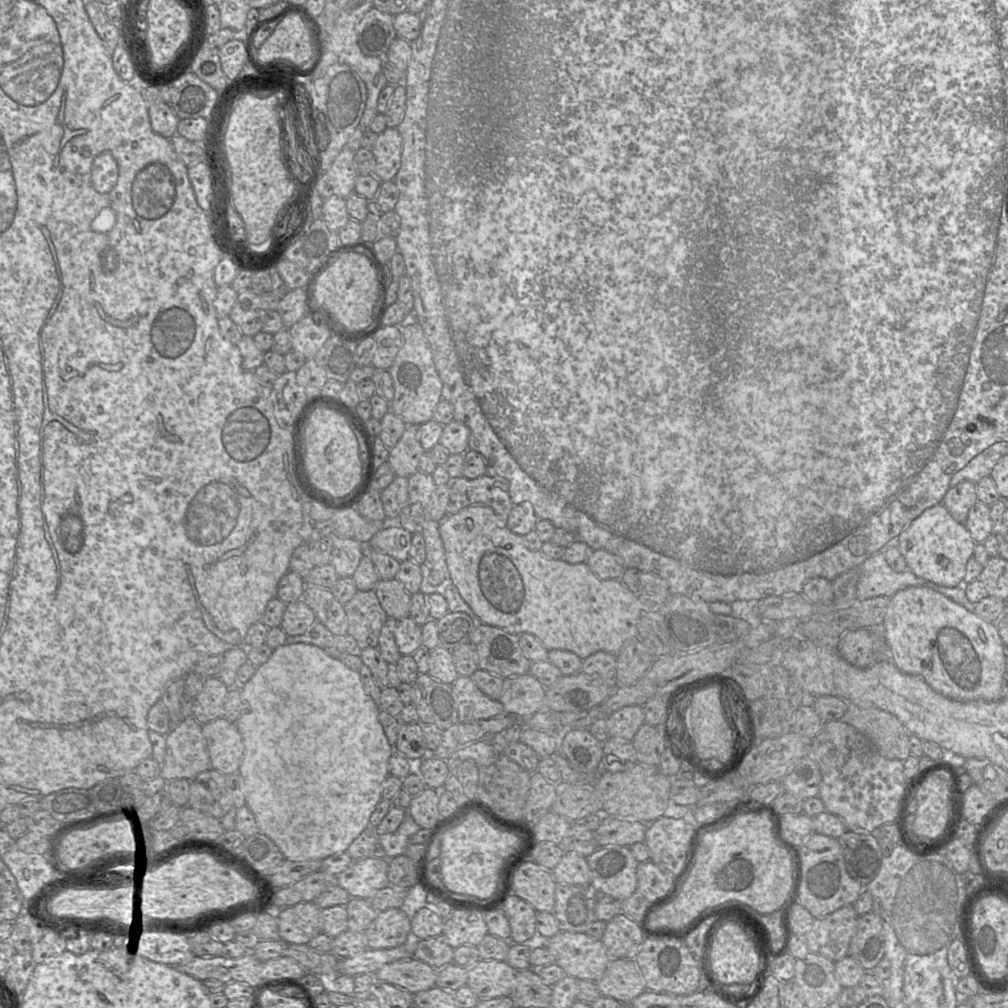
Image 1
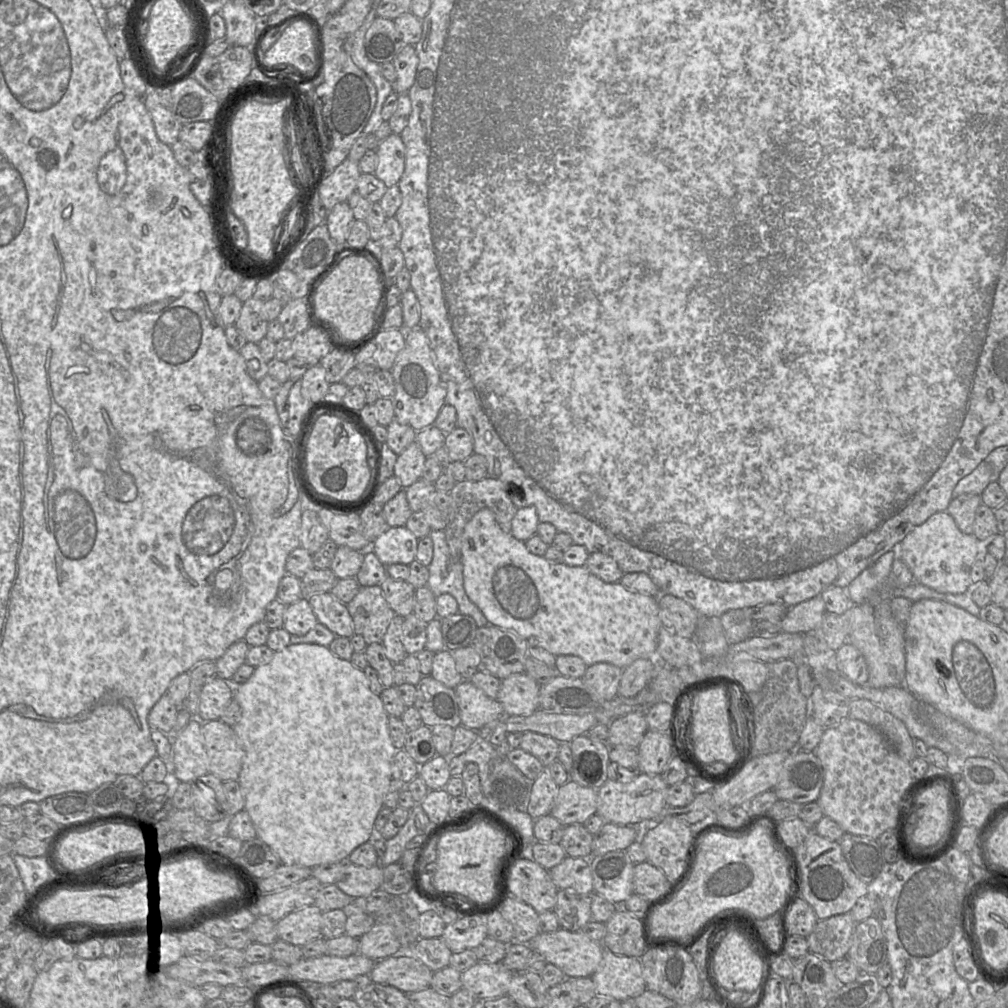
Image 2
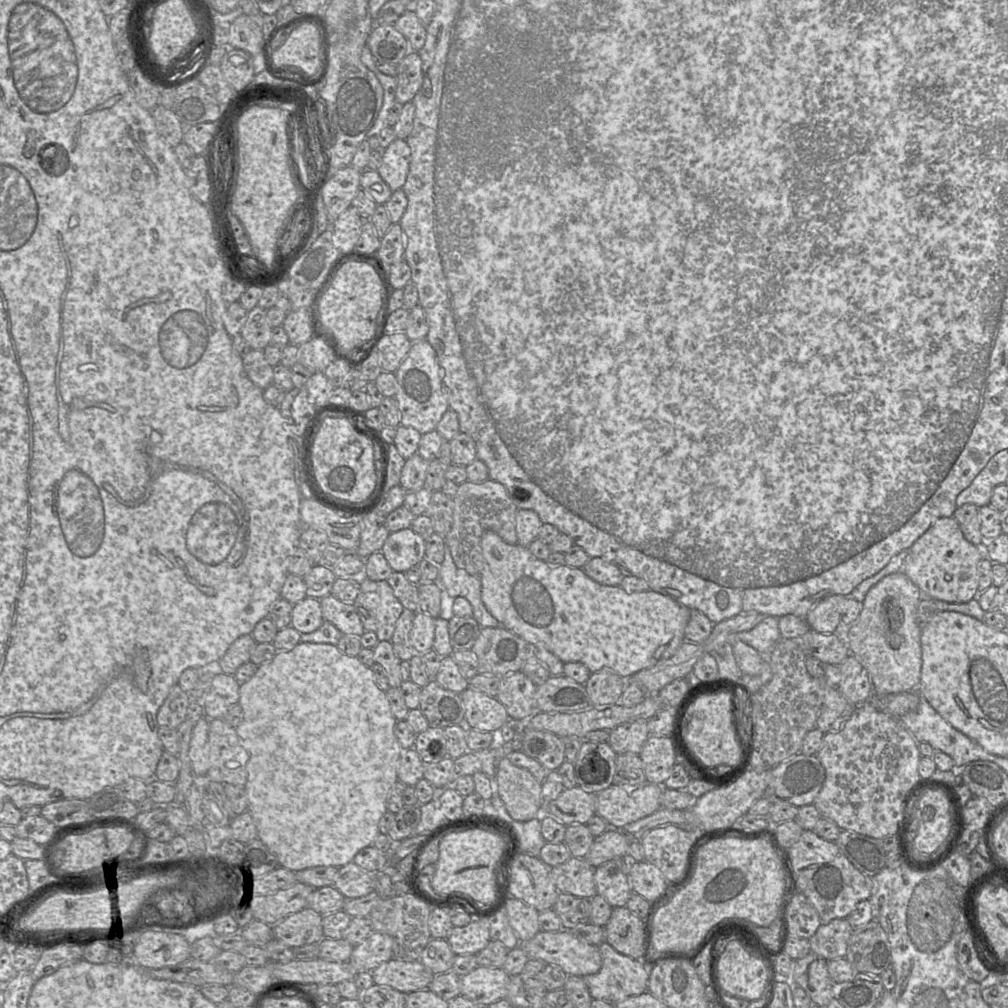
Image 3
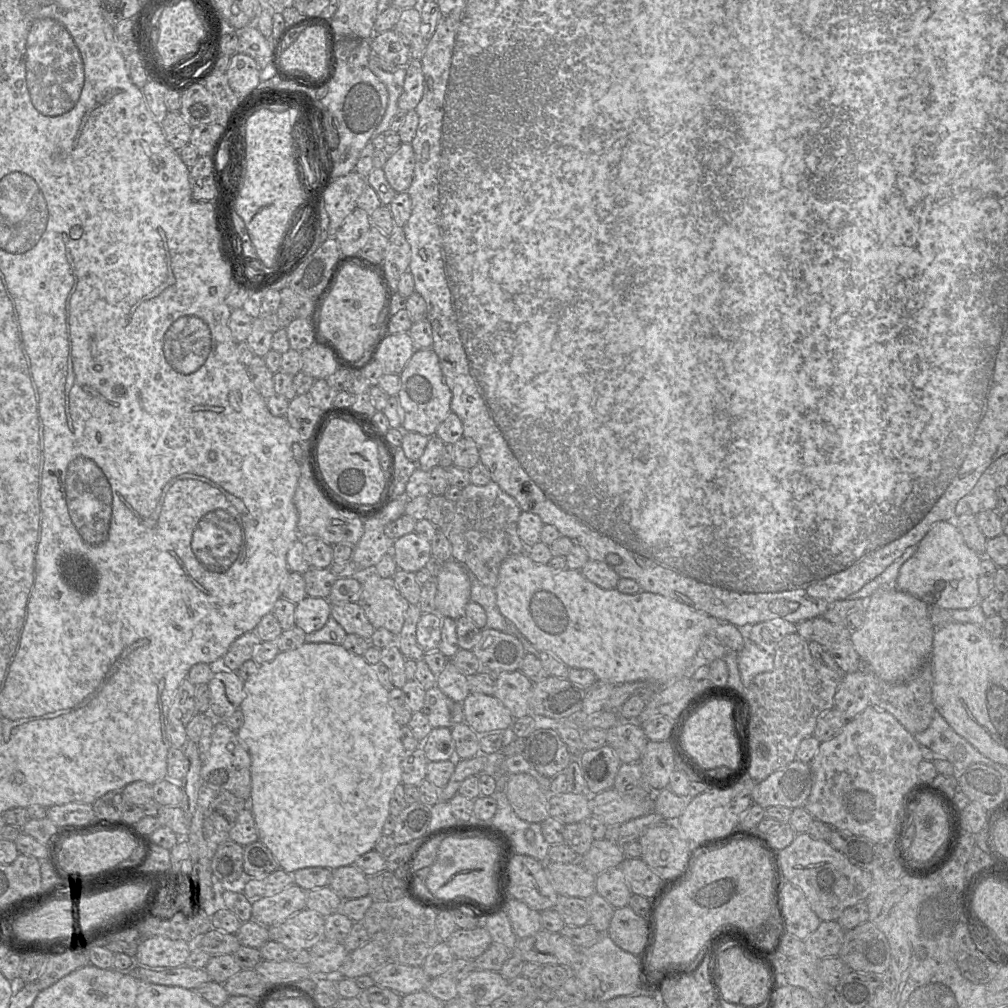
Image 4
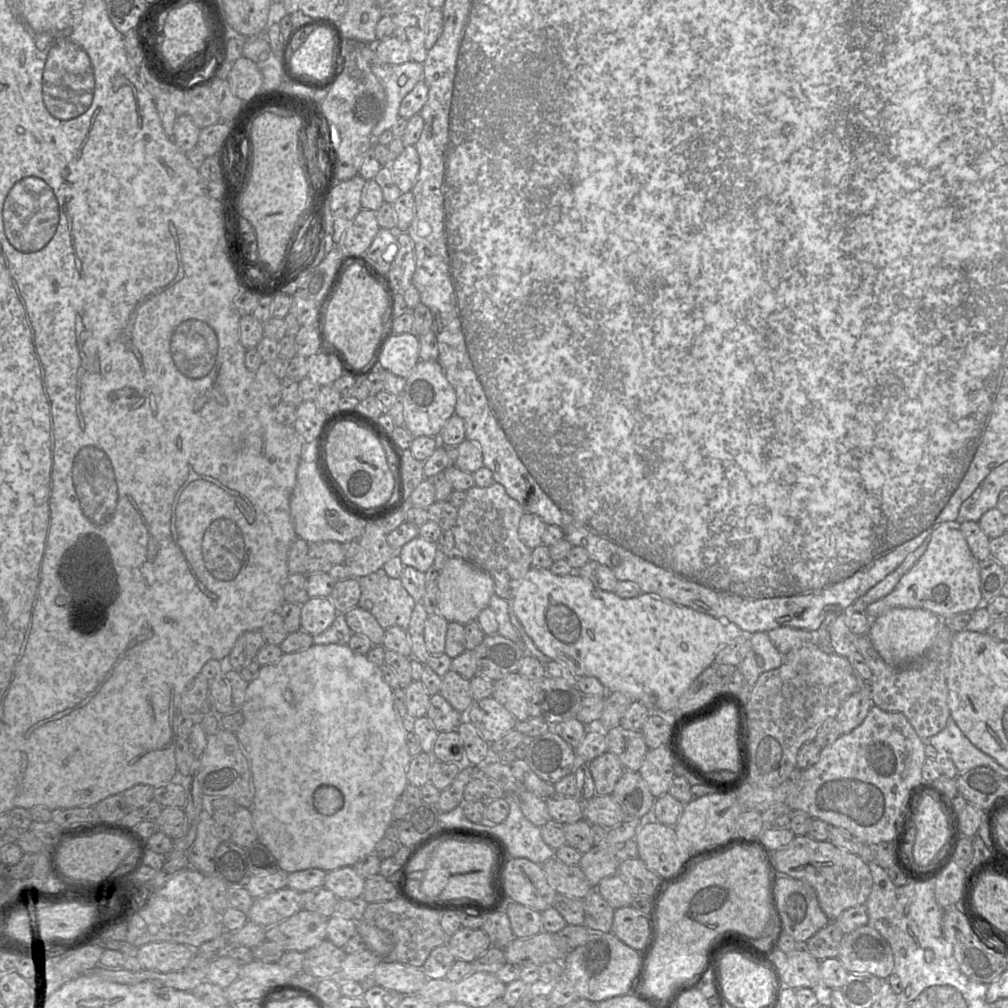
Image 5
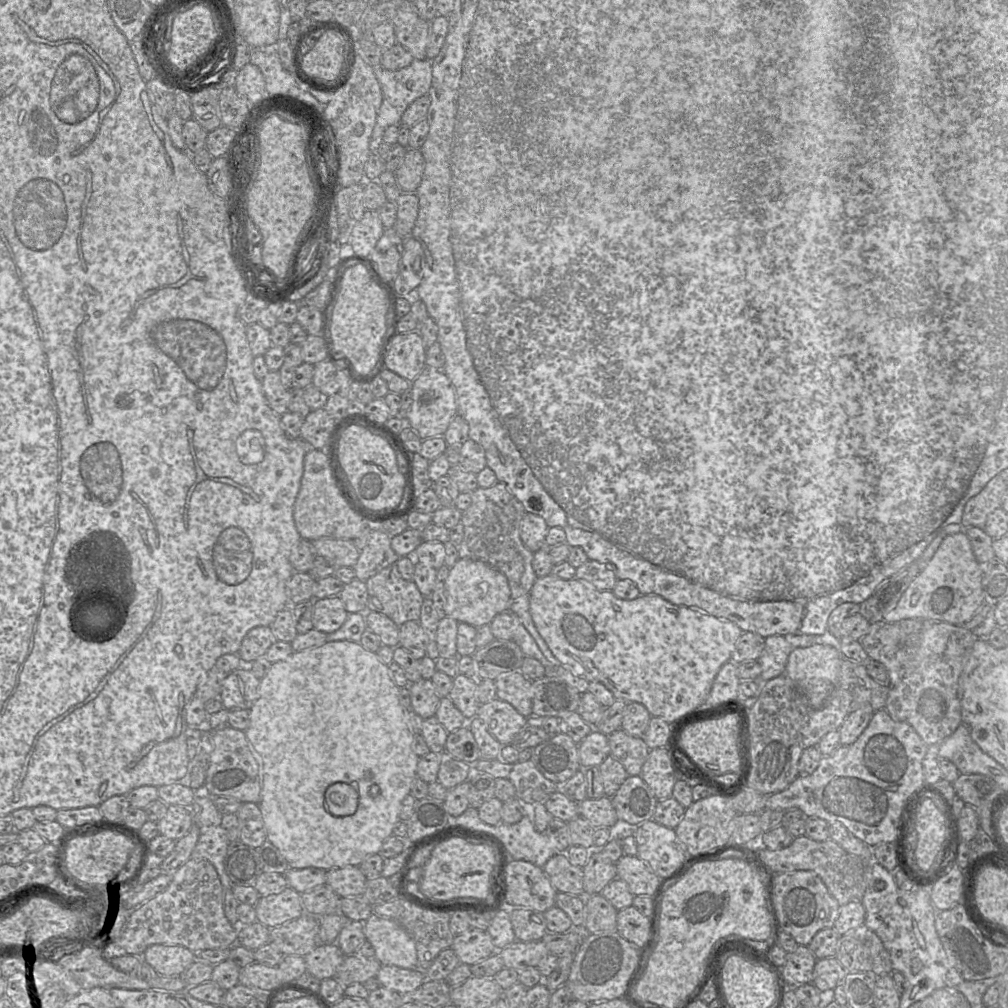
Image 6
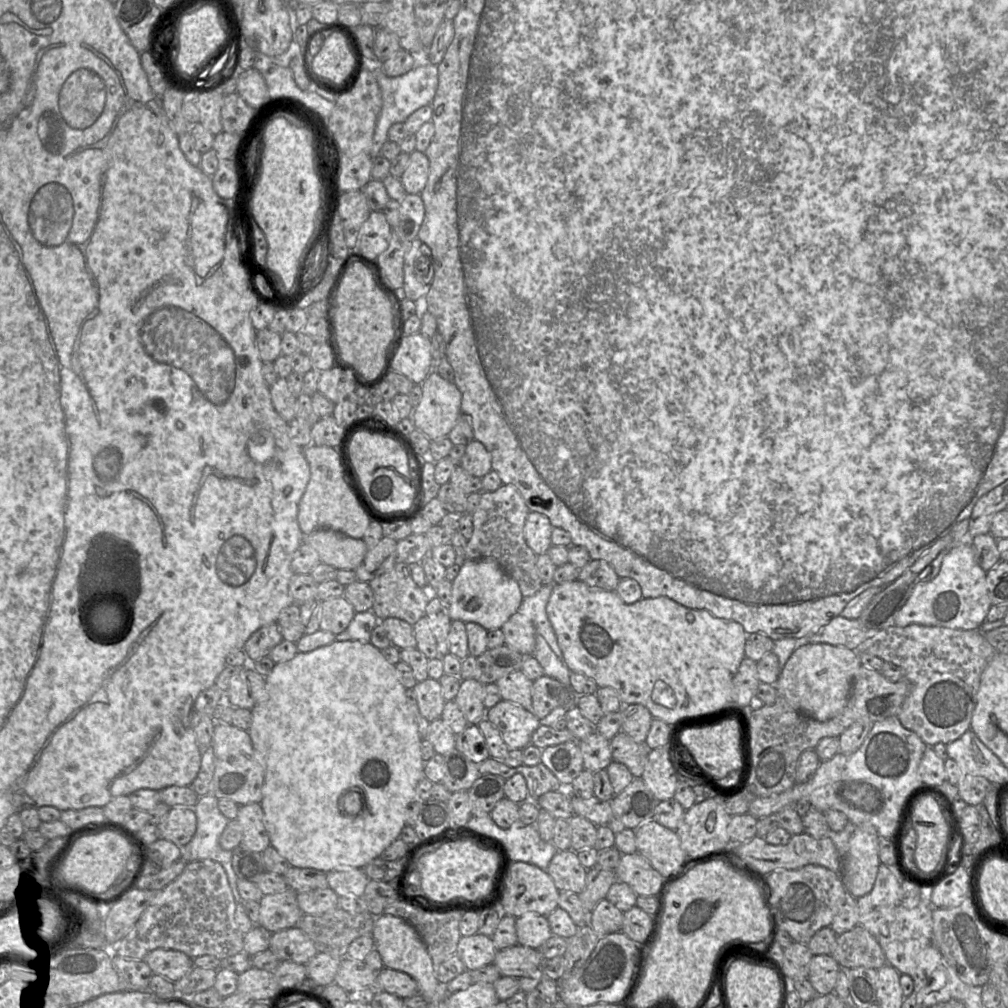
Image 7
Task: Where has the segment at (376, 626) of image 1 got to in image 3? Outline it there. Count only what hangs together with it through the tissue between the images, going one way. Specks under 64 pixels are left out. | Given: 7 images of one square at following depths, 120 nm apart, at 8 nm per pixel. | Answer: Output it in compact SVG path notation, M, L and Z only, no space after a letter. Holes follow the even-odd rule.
M361 575L360 592L353 604L365 631L374 632L379 641L391 641L404 607L387 580L373 581Z

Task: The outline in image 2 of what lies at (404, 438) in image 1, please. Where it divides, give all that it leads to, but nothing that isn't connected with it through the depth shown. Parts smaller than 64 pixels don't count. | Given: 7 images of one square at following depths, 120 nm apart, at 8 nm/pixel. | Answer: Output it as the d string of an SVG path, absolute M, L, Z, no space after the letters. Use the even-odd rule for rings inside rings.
M416 441L397 456L394 475L405 489L422 478L427 456Z

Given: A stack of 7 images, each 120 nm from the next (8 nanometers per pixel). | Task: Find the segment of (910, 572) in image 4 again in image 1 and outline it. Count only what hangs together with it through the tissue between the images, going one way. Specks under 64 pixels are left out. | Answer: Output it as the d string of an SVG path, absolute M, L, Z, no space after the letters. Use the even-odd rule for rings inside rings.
M942 503L926 509L897 538L897 547L908 568L918 577L945 587L964 584L966 565L975 545L965 524L957 522Z

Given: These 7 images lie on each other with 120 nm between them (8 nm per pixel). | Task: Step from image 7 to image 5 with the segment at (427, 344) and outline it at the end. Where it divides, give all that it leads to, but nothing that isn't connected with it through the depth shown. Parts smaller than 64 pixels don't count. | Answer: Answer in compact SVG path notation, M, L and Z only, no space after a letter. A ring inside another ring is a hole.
M414 332L399 333L385 345L380 358L380 367L407 378L419 361L419 336Z

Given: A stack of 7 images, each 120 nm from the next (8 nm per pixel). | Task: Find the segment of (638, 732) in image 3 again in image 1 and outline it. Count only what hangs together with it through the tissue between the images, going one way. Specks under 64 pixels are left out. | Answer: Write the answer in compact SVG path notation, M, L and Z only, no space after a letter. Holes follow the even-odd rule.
M639 705L625 706L607 717L610 738L632 741L645 722L644 707Z

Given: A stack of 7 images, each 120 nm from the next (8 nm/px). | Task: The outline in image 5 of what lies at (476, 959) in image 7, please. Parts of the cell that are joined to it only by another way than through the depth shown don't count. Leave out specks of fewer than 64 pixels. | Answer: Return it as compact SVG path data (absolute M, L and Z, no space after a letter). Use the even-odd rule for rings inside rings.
M461 927L446 945L456 960L473 963L491 948L492 942L482 928Z

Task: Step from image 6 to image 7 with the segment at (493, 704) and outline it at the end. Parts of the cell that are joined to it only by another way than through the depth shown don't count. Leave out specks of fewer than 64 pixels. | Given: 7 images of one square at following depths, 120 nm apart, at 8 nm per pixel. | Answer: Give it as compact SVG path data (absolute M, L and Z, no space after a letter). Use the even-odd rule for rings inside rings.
M503 699L487 709L485 718L498 729L509 749L527 747L541 725L540 719L531 710Z

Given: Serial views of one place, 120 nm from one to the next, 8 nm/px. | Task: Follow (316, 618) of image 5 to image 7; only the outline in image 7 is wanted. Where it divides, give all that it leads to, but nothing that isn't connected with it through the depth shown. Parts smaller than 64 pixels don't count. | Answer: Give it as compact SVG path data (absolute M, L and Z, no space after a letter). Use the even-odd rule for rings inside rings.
M344 596L324 600L321 604L320 630L338 635L347 629L355 613Z

